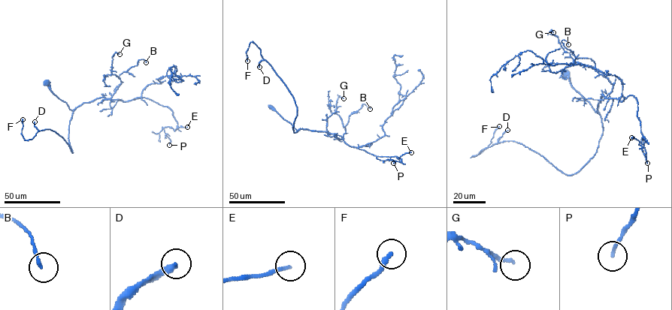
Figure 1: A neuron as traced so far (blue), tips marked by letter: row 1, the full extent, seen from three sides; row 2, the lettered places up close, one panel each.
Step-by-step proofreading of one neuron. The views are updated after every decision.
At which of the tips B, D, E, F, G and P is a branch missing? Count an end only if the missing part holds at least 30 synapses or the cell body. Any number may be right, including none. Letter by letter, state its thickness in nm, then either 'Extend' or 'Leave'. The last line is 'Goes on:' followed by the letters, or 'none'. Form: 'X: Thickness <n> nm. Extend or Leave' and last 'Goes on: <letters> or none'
B: Thickness 160 nm. Leave
D: Thickness 280 nm. Extend
E: Thickness 170 nm. Leave
F: Thickness 240 nm. Extend
G: Thickness 170 nm. Leave
P: Thickness 140 nm. Leave
Goes on: D, F

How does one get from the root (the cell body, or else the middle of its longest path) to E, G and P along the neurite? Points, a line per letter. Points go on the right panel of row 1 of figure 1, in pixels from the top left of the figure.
E: (566, 73), (570, 85), (598, 113), (602, 95), (621, 100), (634, 96), (646, 142), (631, 137)
G: (566, 73), (599, 113), (601, 96), (612, 85), (592, 67), (576, 62), (553, 32)
P: (566, 73), (598, 113), (602, 95), (637, 100), (647, 163)

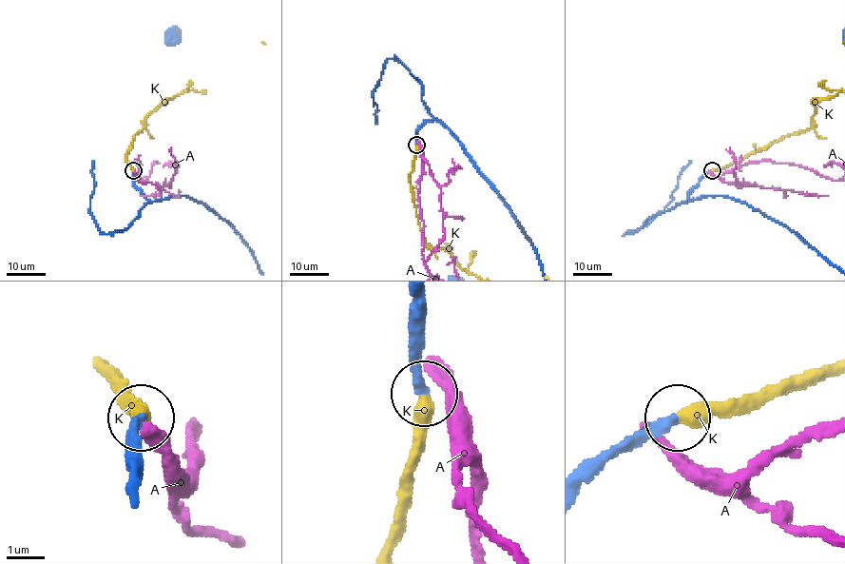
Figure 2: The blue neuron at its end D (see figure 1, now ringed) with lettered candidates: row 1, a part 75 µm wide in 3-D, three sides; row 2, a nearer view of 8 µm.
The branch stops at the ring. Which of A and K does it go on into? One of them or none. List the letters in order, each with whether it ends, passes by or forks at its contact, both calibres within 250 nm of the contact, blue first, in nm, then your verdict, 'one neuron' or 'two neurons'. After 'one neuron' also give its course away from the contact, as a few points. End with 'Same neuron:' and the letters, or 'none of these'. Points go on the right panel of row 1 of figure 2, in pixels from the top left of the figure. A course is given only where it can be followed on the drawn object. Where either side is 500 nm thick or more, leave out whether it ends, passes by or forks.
A: it ends there; 380 nm thick on the blue side, 340 nm on the other; two neurons
K: it ends there; 280 nm thick on the blue side, 440 nm on the other; one neuron
Same neuron: K

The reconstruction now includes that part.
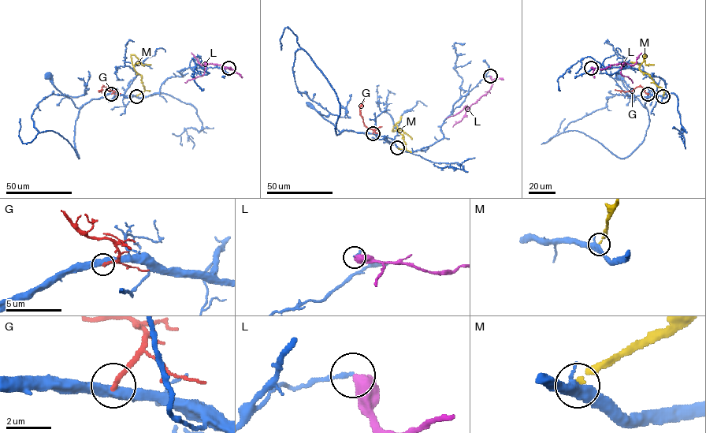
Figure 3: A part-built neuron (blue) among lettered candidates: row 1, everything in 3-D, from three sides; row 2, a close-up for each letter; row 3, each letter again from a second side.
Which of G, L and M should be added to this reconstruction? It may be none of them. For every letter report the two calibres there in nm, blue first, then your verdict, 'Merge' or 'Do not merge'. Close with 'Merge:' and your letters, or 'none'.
G: Thickness 480 nm (blue) against 240 nm. Do not merge
L: Thickness 150 nm (blue) against 480 nm. Do not merge
M: Thickness 360 nm (blue) against 170 nm. Do not merge
Merge: none

